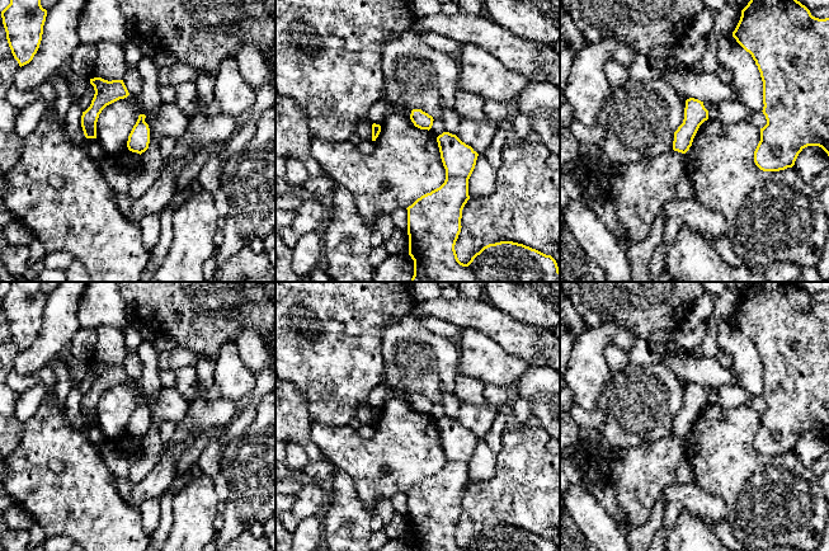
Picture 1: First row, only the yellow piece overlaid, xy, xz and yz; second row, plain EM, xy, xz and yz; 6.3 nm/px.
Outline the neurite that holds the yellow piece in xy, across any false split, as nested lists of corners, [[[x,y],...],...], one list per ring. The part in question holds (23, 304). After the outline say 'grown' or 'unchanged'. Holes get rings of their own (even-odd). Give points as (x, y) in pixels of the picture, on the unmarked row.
[[[11,282],[1,296],[6,324],[19,350],[29,348],[37,338],[47,295],[41,289],[42,282]]] | unchanged

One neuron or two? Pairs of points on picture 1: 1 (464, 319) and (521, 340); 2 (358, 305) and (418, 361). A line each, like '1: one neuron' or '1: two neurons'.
1: one neuron
2: two neurons

